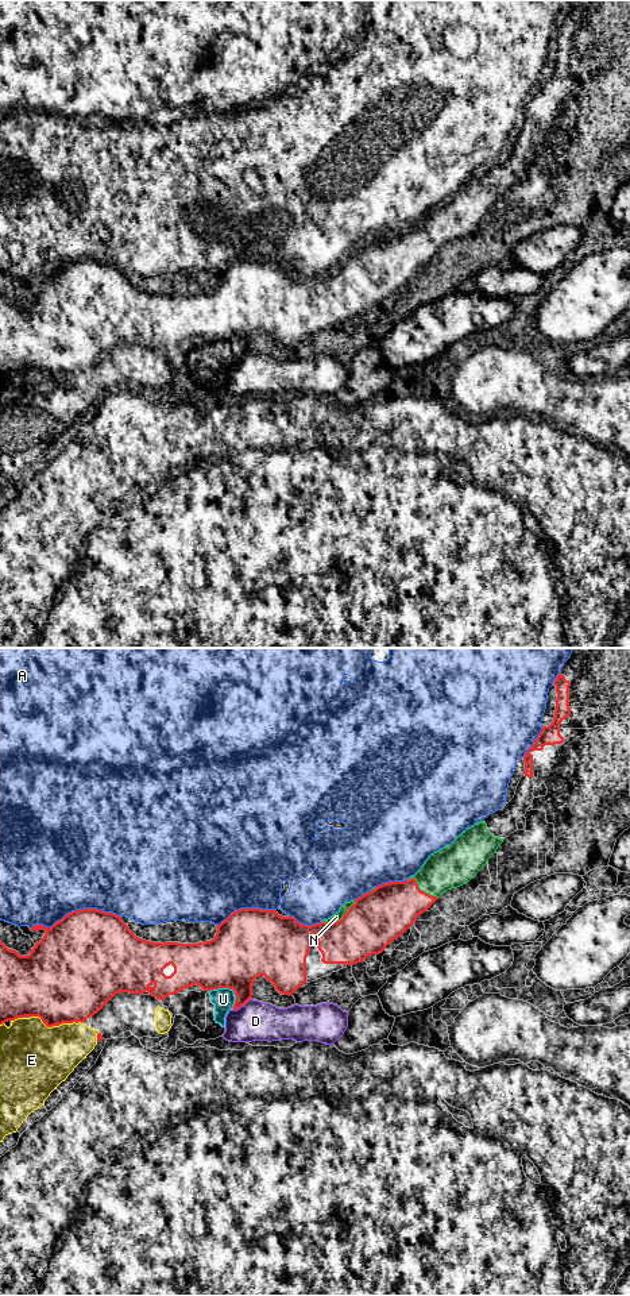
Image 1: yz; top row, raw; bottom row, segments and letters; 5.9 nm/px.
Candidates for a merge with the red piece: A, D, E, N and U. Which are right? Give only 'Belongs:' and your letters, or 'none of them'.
Belongs: N

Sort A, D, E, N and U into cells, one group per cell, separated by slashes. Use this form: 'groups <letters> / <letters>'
groups A / D / E / N / U

